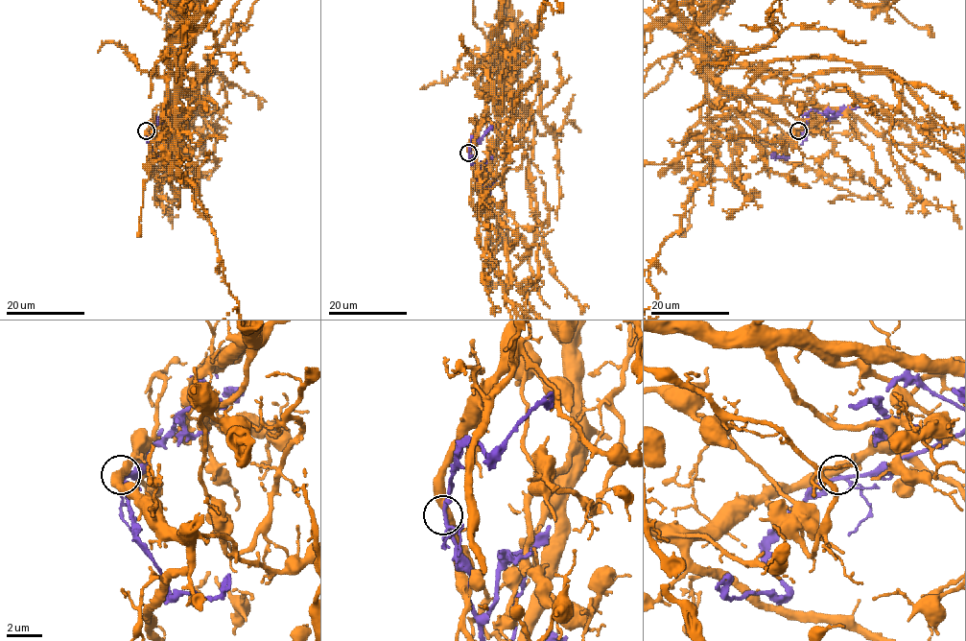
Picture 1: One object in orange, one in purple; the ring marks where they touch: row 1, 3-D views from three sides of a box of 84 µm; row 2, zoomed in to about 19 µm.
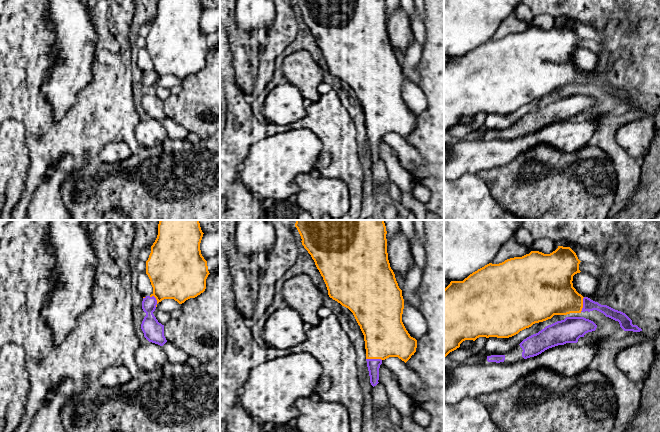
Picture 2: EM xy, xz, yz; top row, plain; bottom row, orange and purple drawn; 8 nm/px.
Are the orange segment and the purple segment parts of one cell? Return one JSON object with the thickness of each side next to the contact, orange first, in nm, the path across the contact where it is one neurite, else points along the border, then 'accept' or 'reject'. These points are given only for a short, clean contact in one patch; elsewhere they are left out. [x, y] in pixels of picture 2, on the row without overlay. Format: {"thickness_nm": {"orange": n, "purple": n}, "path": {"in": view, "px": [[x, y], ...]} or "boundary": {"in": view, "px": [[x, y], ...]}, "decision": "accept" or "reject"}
{"thickness_nm": {"orange": 340, "purple": 100}, "decision": "reject"}

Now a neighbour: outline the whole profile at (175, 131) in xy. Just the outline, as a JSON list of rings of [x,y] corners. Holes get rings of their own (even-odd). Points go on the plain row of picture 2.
[[[167,117],[162,122],[163,127],[167,132],[167,136],[171,140],[186,140],[189,132],[179,123]]]

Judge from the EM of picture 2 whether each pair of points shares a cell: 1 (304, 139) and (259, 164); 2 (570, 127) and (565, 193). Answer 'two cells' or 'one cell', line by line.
1: one cell
2: two cells

